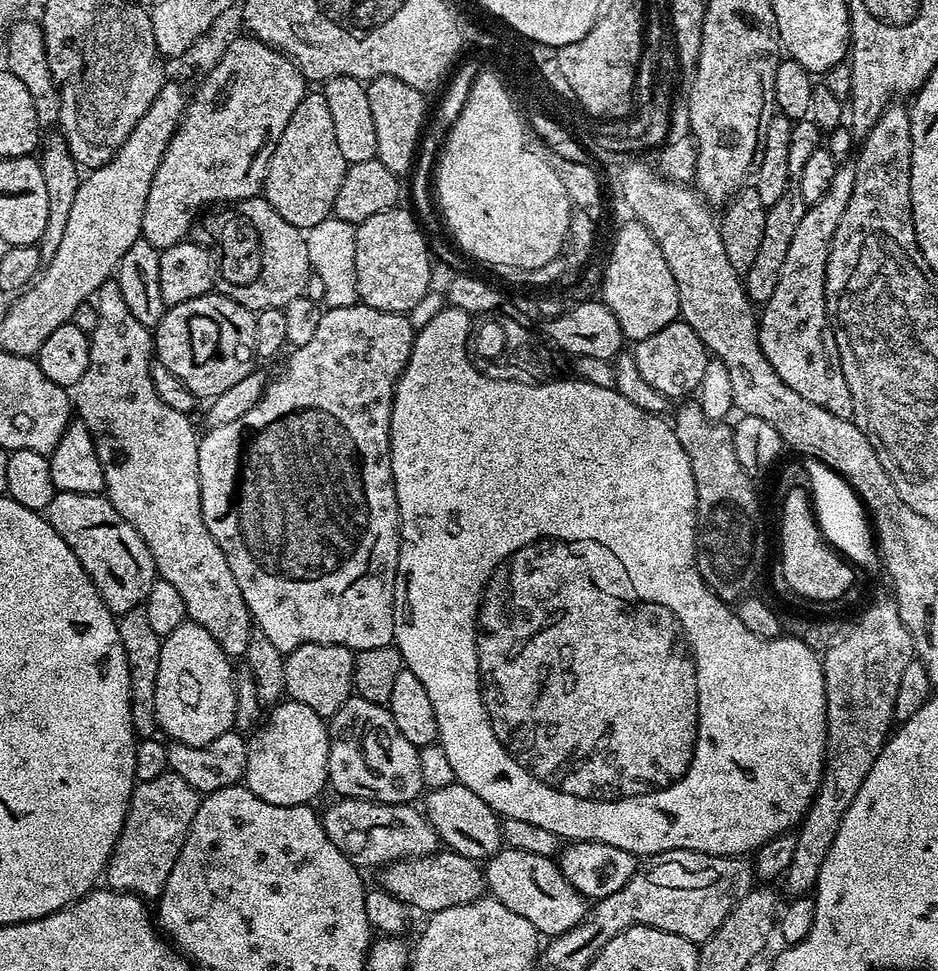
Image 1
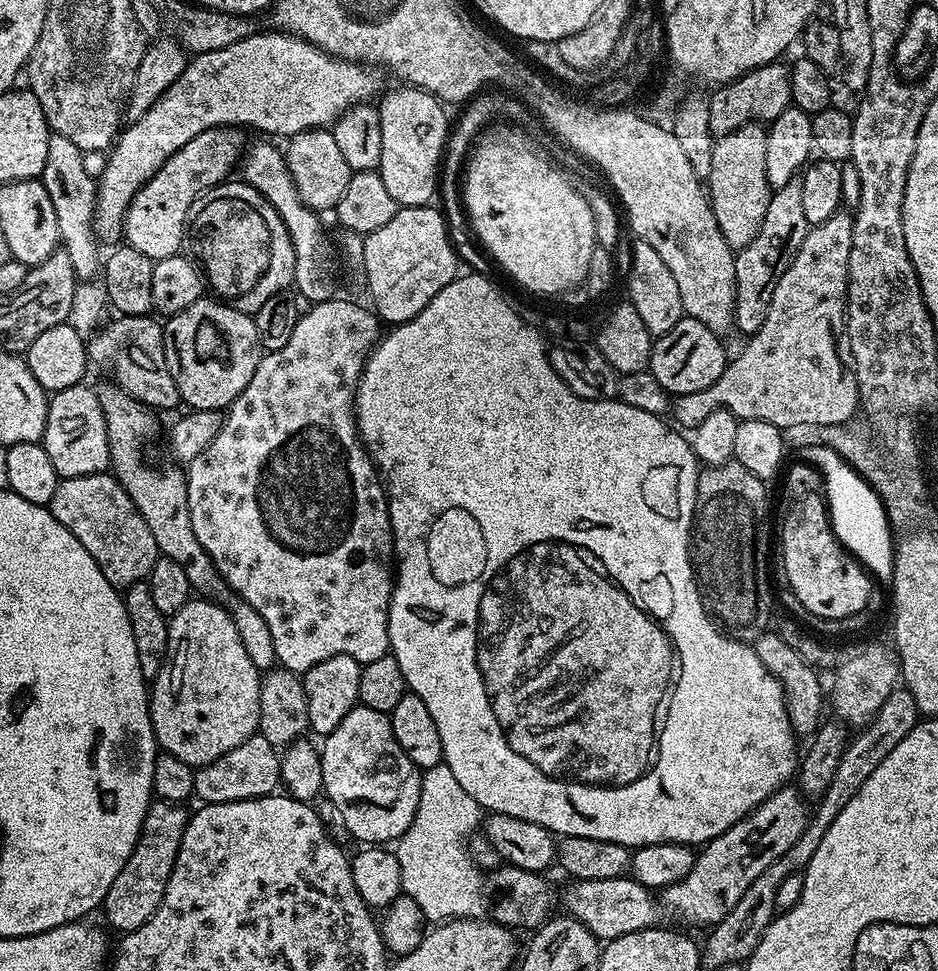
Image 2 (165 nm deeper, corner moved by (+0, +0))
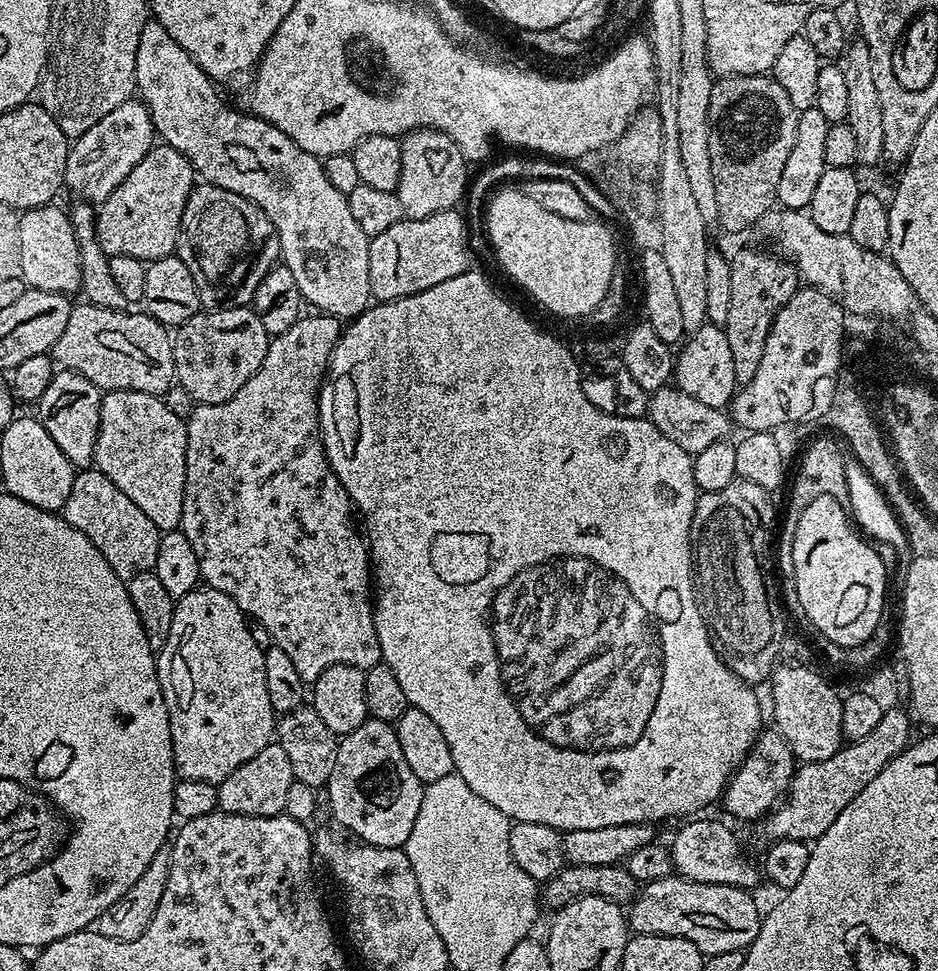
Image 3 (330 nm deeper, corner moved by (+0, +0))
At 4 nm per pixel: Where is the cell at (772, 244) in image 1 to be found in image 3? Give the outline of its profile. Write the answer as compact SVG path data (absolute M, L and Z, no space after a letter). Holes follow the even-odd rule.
M737 251L730 263L730 308L723 329L730 342L730 355L734 358L734 378L737 385L743 386L758 374L766 338L778 310L797 290L798 273L791 260L772 252Z

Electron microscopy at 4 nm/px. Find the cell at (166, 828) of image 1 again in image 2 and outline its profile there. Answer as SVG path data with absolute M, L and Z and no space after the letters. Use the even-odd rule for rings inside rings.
M156 800L149 806L138 842L102 901L102 913L109 926L117 928L117 933L138 930L138 926L145 924L163 902L174 862L178 858L178 846L188 825L189 813L184 810L181 805L167 804L165 800Z

